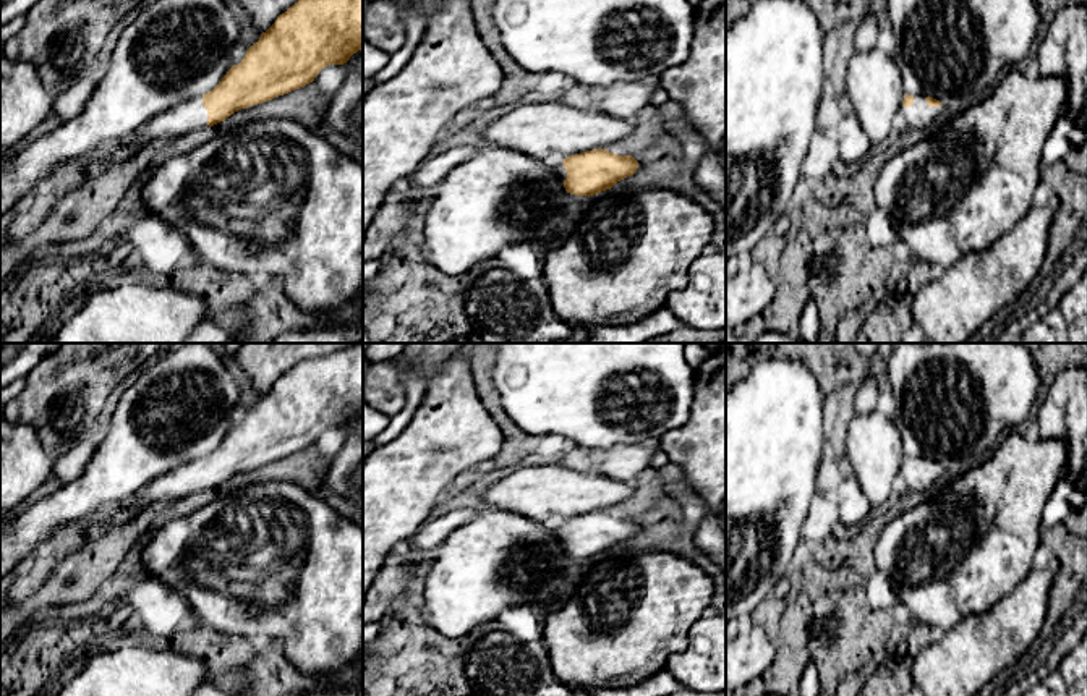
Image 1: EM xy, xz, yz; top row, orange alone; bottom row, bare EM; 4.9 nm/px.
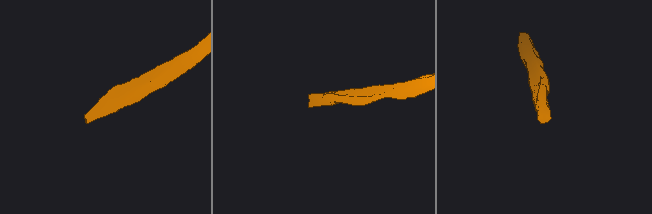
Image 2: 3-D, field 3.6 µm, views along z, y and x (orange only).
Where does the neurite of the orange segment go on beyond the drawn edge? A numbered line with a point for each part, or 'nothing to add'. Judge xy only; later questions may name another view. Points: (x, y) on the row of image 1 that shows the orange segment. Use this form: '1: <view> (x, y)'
1: xy (190, 115)

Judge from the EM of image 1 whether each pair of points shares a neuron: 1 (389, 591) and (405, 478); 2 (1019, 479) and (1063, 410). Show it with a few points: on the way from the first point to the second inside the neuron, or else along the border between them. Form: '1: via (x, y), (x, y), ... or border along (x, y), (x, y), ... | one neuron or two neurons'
1: border along (404, 539), (389, 552), (379, 573) | two neurons
2: border along (1037, 436), (1060, 439), (1066, 449), (1066, 463) | two neurons

